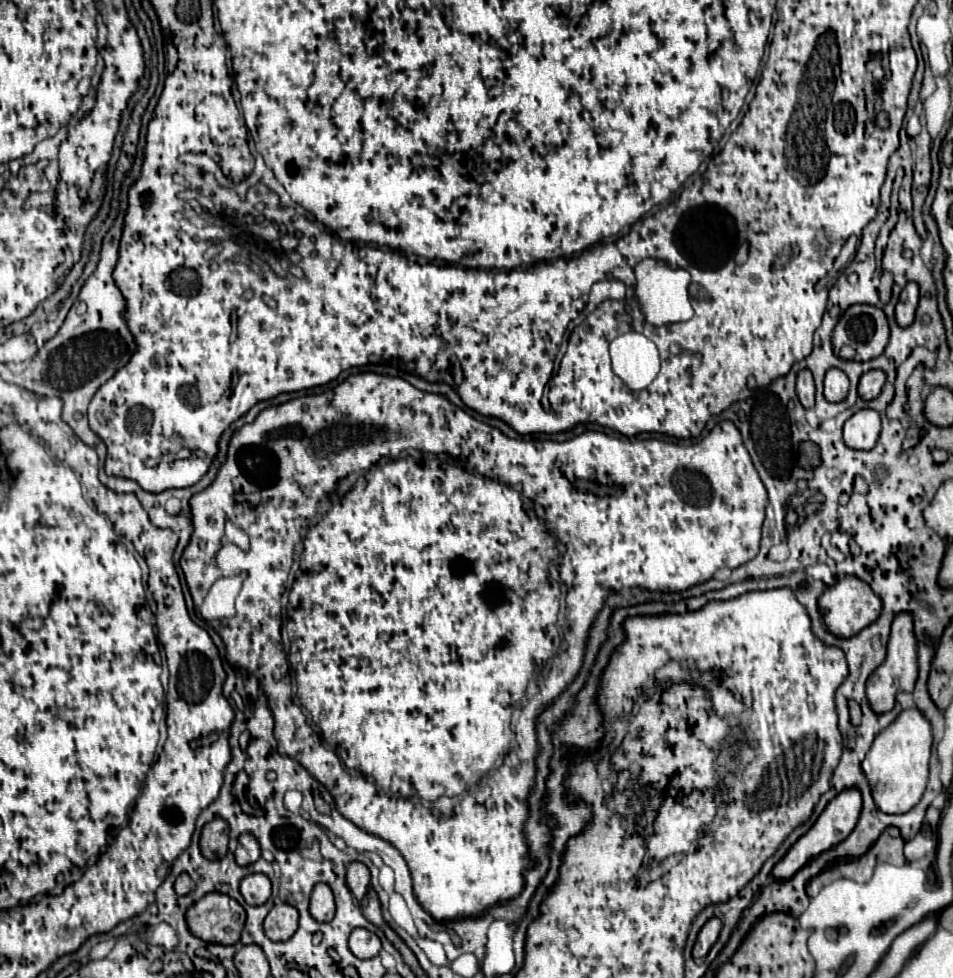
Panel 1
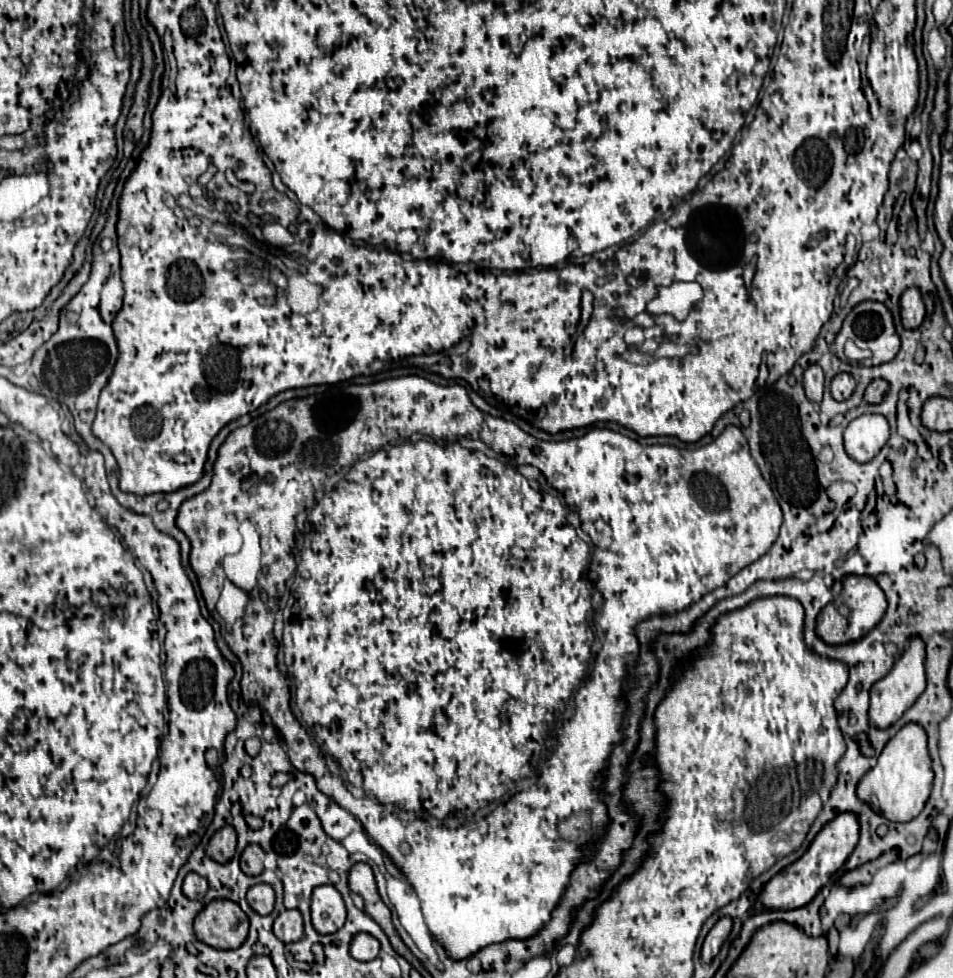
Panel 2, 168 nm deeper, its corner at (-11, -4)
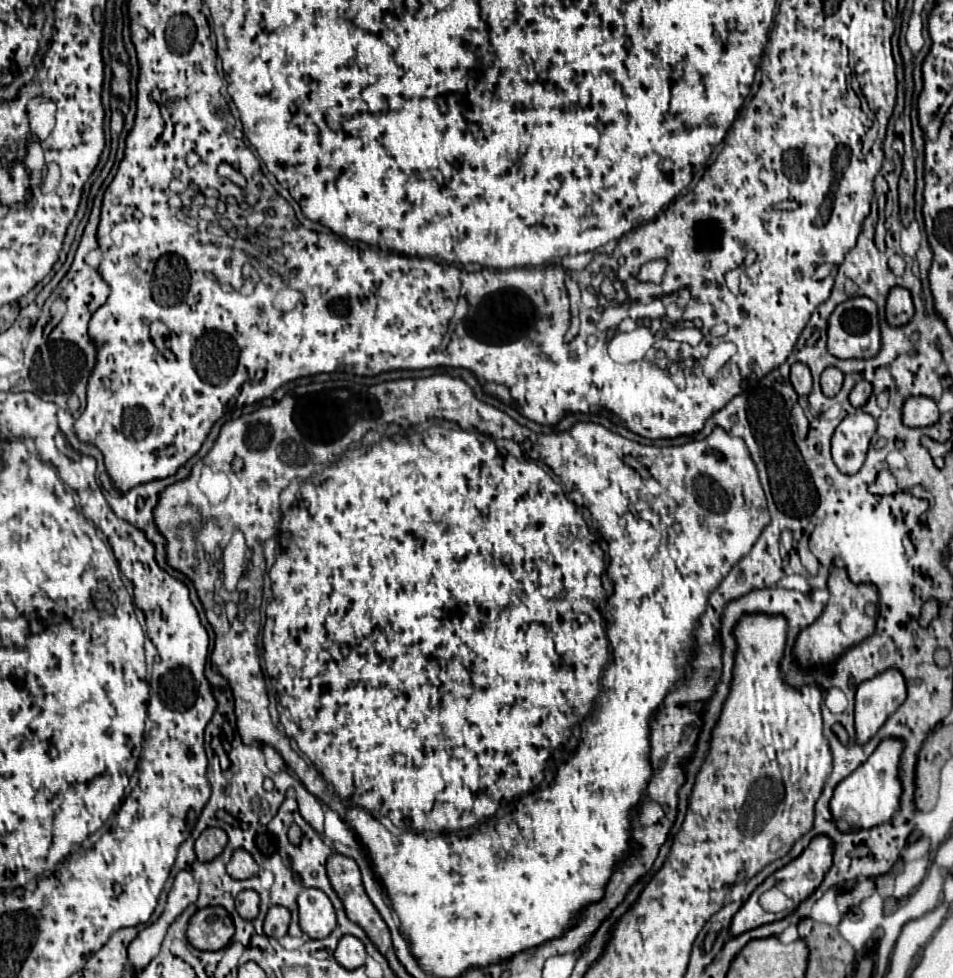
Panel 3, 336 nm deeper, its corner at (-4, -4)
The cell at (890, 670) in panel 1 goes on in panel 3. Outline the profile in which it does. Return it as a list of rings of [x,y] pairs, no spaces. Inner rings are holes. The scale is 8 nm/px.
[[[898,668],[862,682],[856,688],[856,740],[868,742],[904,700],[906,680]]]

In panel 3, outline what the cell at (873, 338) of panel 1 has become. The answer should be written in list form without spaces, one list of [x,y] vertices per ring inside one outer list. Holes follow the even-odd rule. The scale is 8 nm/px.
[[[856,296],[838,304],[828,320],[828,352],[842,360],[850,358],[866,360],[874,358],[880,352],[880,348],[882,348],[882,334],[878,326],[876,302],[872,302],[866,296]]]

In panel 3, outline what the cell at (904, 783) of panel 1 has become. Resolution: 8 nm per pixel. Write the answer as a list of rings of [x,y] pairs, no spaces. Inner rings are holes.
[[[886,738],[878,744],[874,754],[858,766],[848,778],[844,778],[830,802],[830,810],[834,822],[840,830],[858,830],[858,828],[874,828],[878,824],[888,822],[898,806],[902,796],[902,780],[900,780],[900,756],[902,756],[902,740],[900,738]]]

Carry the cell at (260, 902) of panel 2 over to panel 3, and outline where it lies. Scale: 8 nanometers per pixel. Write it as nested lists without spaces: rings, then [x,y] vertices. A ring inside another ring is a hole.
[[[242,890],[236,896],[236,910],[244,920],[254,920],[258,916],[260,896],[256,890]]]

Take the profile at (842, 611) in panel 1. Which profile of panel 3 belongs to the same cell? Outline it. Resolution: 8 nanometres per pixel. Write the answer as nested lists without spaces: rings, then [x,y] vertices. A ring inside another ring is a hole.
[[[834,568],[828,578],[828,592],[830,592],[830,600],[822,616],[816,618],[810,626],[806,626],[798,634],[794,656],[800,666],[828,666],[850,646],[862,642],[866,636],[874,632],[876,618],[870,618],[864,610],[868,602],[878,602],[878,590],[874,584],[856,586],[854,582],[850,582],[844,568]]]

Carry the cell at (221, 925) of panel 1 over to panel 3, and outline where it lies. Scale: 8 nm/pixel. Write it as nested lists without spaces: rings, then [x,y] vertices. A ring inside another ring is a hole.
[[[206,906],[188,922],[188,942],[198,950],[222,950],[234,936],[234,922],[222,906]]]

